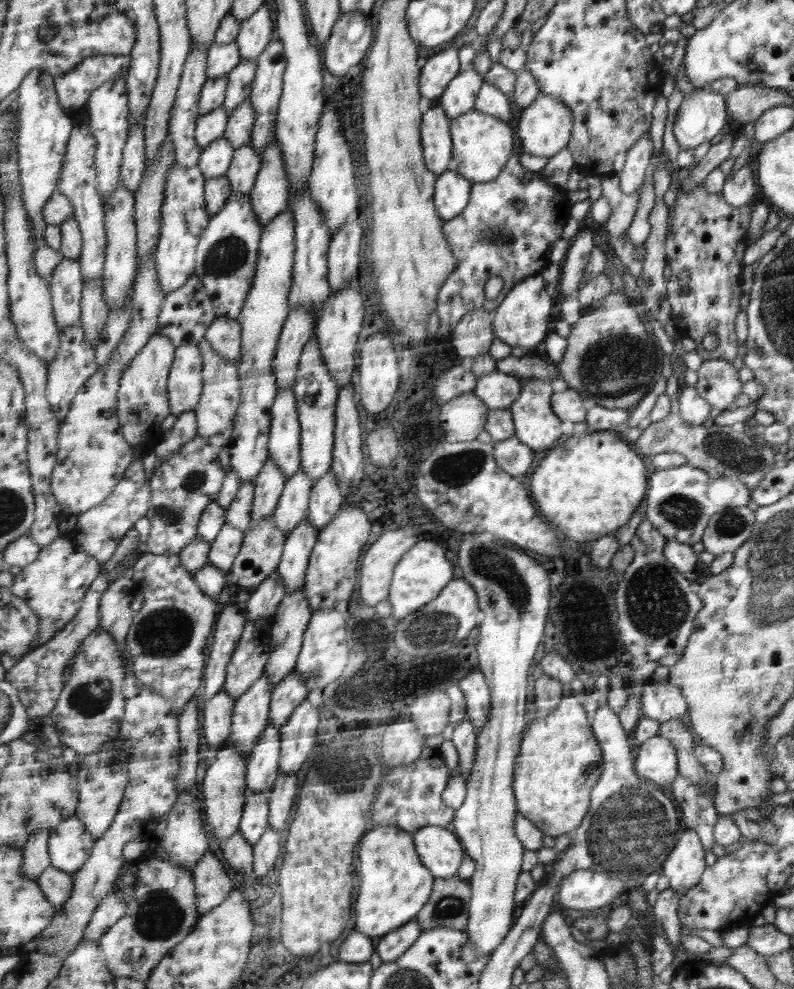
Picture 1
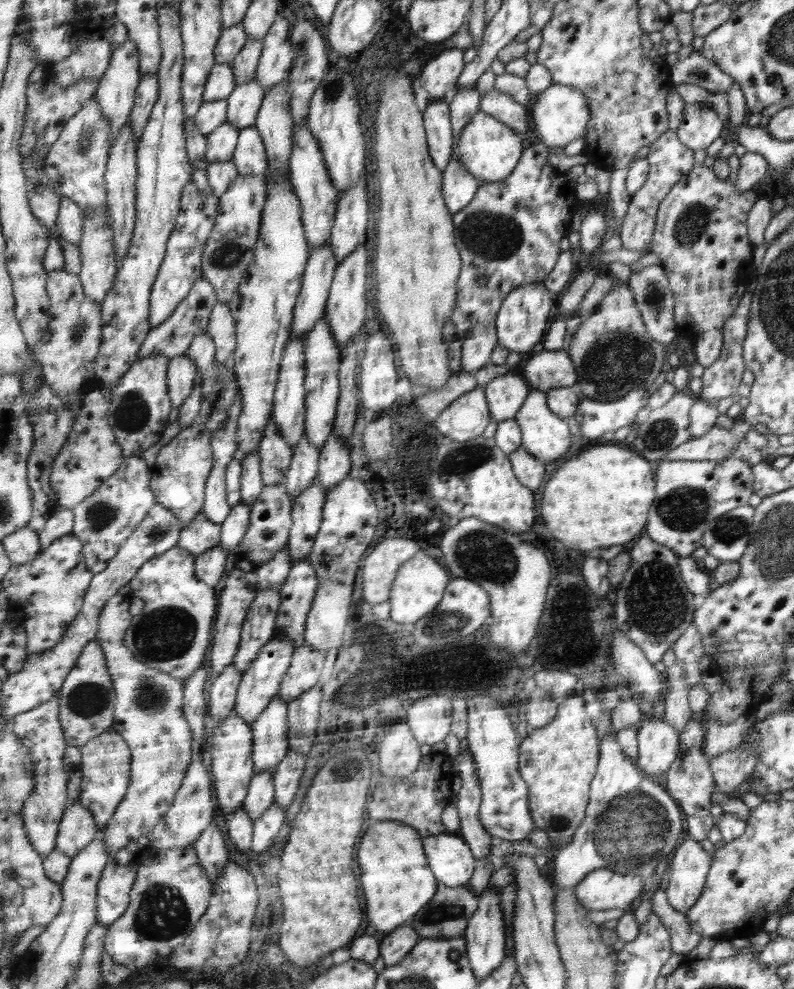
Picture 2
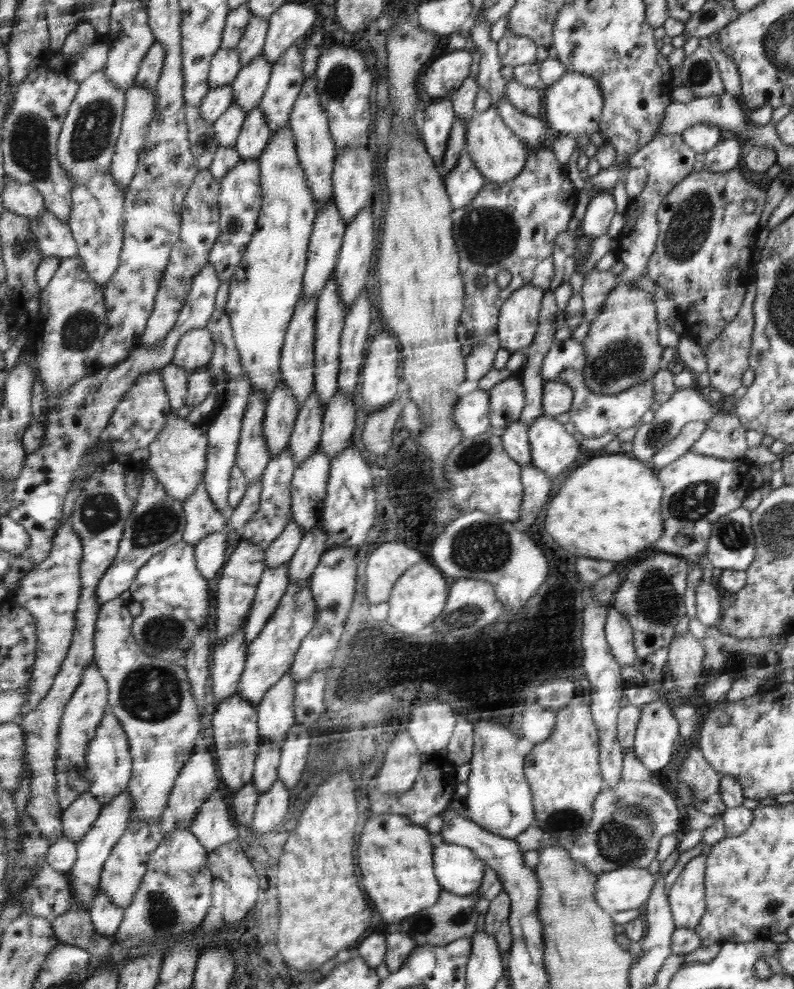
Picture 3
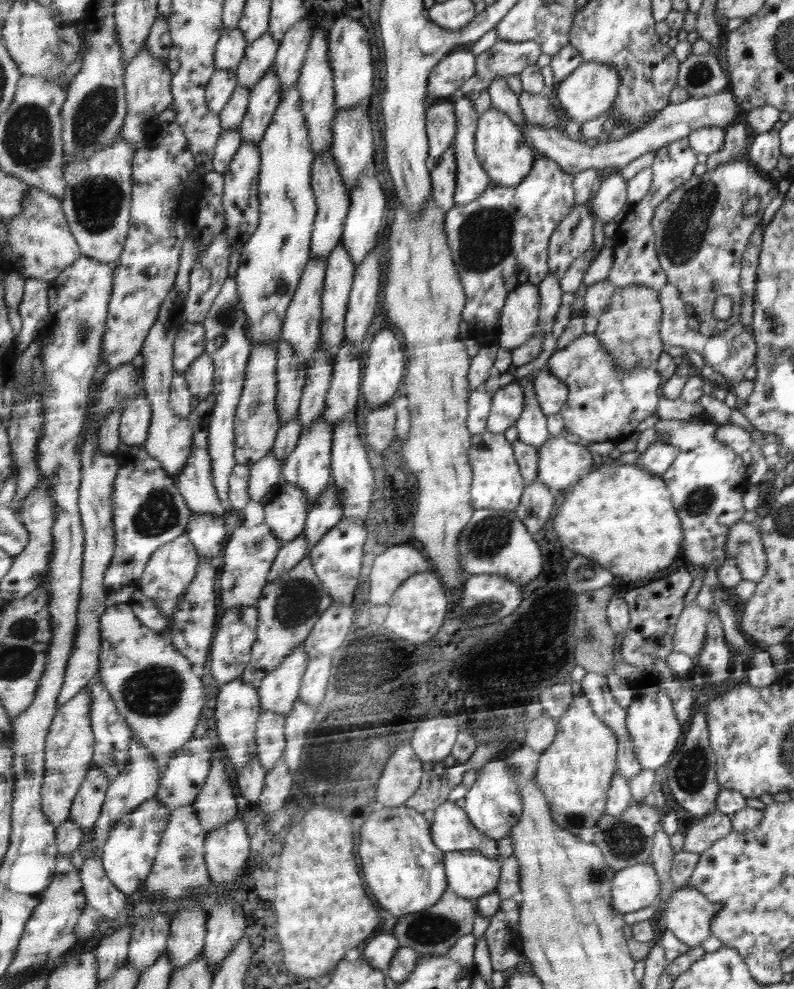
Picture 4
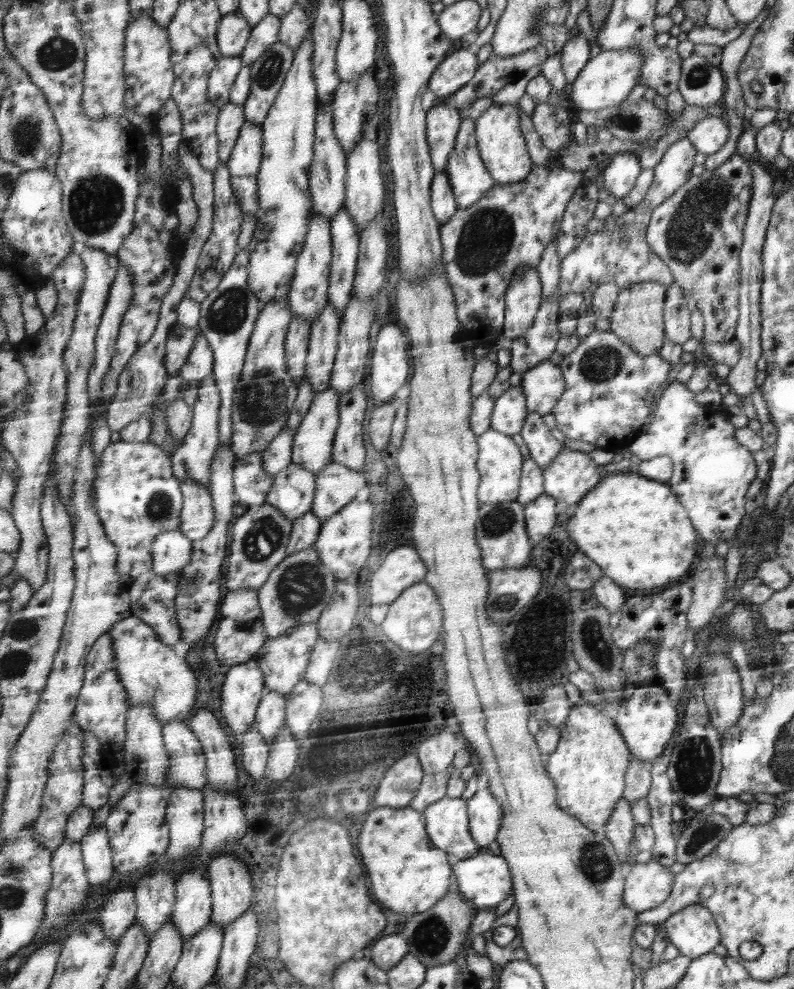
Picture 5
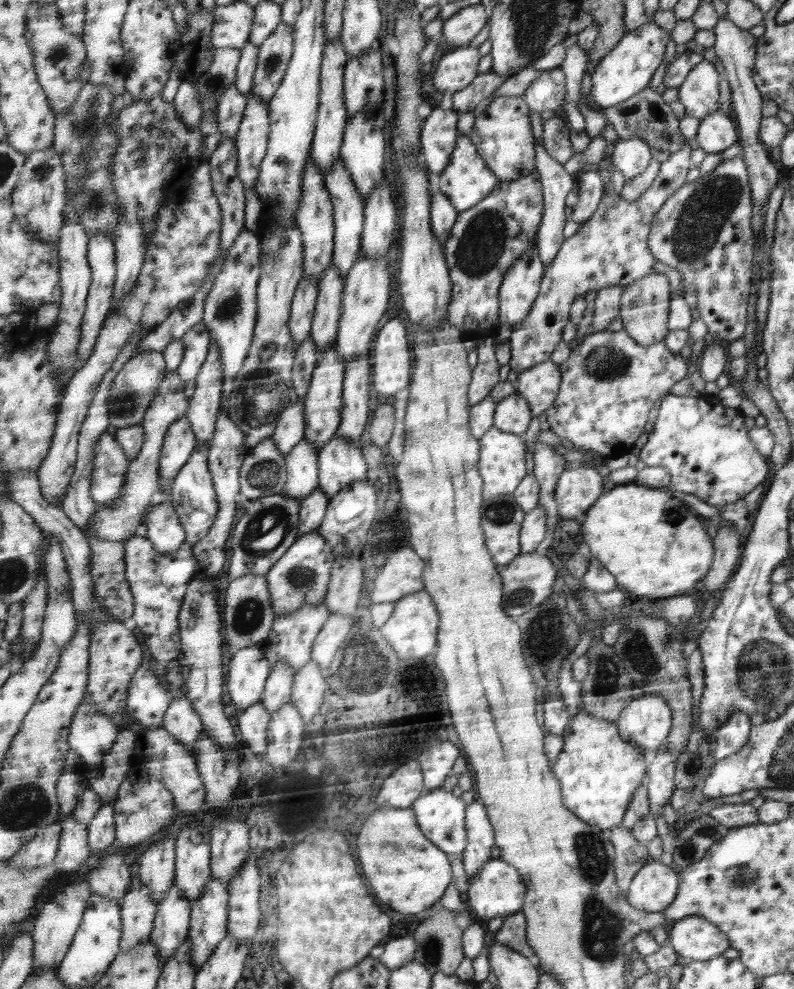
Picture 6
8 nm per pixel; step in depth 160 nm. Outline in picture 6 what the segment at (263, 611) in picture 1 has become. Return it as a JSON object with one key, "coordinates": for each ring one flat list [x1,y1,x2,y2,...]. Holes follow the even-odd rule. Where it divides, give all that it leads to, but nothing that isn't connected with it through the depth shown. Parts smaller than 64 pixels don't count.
{"coordinates":[[303,438,285,457,287,479,282,493,302,502,314,492,319,484,318,462,318,449]]}

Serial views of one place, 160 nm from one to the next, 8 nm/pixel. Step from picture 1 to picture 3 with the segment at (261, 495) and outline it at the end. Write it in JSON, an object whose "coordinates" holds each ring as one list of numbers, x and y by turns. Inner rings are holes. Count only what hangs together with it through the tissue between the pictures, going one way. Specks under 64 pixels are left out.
{"coordinates":[[281,380,270,401,267,401,267,414,263,422,271,458,276,458,291,444,291,434,298,415,299,399,291,393,290,386]]}

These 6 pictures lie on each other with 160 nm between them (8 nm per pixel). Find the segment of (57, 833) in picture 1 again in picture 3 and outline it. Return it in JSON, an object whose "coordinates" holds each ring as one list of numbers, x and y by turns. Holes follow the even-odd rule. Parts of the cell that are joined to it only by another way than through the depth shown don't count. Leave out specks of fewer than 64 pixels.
{"coordinates":[[89,791,82,793,74,803,63,812,62,830,63,836,79,840,90,831,94,822,102,811,102,805,94,799]]}

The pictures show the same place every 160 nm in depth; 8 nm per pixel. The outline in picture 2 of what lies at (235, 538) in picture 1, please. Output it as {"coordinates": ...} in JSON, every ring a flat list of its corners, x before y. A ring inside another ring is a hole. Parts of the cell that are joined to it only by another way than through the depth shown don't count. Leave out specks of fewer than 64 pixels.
{"coordinates":[[240,502,231,509,228,516,221,522,222,536,219,540,219,546,225,548,227,552,236,552,237,546,244,538,249,525,250,509,250,506]]}

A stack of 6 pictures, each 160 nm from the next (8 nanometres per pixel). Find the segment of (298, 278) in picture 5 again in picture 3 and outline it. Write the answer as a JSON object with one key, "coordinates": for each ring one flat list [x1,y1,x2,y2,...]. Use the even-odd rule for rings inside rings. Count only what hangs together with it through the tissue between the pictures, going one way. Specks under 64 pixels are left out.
{"coordinates":[[300,298,294,316,291,318,287,329,286,344,282,350,282,381,290,386,291,393,299,399,299,409,311,395,315,384,315,338,316,338,316,316,318,312,319,299]]}

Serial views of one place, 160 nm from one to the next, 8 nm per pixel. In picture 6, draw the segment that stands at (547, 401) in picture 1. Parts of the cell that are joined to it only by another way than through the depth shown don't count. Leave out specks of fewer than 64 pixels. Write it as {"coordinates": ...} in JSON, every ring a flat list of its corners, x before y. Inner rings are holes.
{"coordinates":[[594,467,564,469,556,483,554,500,558,505,558,514,562,518,575,518,582,512,588,512,604,494,604,480]]}

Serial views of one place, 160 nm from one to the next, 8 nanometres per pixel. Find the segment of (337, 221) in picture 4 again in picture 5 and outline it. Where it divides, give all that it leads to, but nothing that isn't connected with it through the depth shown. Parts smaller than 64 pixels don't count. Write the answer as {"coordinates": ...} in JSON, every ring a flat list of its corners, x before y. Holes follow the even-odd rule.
{"coordinates":[[331,102,327,104,320,104,320,111,318,116,315,118,315,144,314,144,314,164,310,168,310,191,314,199,314,211,315,214,323,215,324,218,331,219,334,218,338,212,343,209,343,204,345,204,345,180,347,177,347,166,346,159,347,154,345,150,341,147,338,142,336,135,334,134,333,125,333,114,331,111]]}

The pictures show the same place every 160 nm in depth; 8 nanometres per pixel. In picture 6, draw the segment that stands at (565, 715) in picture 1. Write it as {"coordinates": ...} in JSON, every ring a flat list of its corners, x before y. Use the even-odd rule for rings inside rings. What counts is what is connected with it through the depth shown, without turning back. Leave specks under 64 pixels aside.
{"coordinates":[[584,708,570,717,561,735,564,746,552,770,562,784,564,805,587,824,602,831,615,829,623,823,628,804,643,785,649,766,647,756,620,736,615,722,602,720]]}

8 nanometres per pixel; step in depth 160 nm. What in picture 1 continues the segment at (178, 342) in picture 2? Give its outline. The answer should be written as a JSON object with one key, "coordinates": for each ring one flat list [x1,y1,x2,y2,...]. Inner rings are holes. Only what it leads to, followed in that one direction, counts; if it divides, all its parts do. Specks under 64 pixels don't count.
{"coordinates":[[194,276,189,279,182,289,166,295,162,313,159,315,156,334,170,339,175,344,175,348,190,344,198,345,205,338,206,330,215,318,214,307,210,303,210,297,204,289,204,284,198,279,198,276]]}

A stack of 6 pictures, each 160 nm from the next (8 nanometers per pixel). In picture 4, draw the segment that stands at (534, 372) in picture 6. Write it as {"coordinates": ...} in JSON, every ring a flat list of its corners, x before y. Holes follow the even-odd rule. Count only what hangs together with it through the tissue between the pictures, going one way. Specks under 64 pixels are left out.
{"coordinates":[[546,368,536,373,533,389,538,397,540,410,546,416,560,413,560,408,564,406,568,398,567,383,556,378,556,375]]}

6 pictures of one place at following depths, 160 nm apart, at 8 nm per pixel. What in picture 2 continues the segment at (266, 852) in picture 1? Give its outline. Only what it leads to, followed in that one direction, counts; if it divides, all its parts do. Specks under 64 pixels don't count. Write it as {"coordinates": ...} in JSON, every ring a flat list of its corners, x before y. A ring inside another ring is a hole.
{"coordinates":[[273,802,270,808,266,808,264,815,253,822,253,837,251,850,255,854,262,854,277,842,280,830,286,821,286,811,279,804]]}

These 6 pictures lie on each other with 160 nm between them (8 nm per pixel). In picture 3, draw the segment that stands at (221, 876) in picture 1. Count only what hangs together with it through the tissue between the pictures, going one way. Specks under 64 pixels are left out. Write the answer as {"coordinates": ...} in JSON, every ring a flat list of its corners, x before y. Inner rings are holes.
{"coordinates":[[220,788,208,797,189,827,190,833,196,836,208,853,238,836,238,828,232,822,233,814,228,812,222,795]]}

